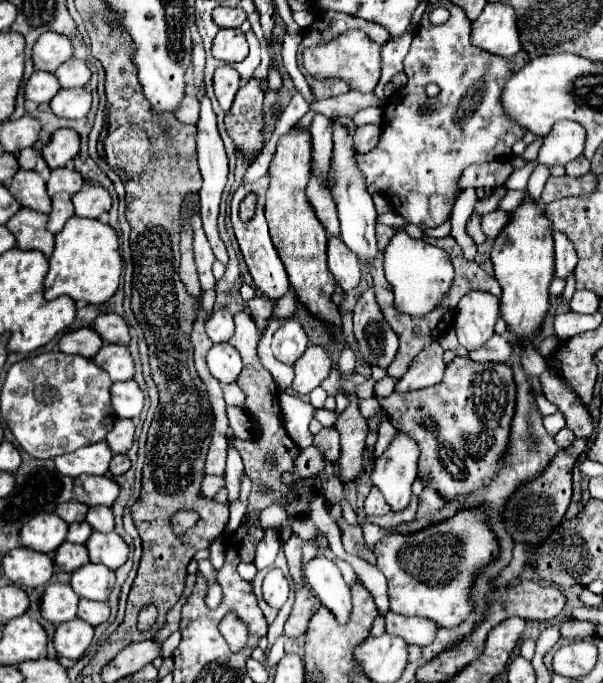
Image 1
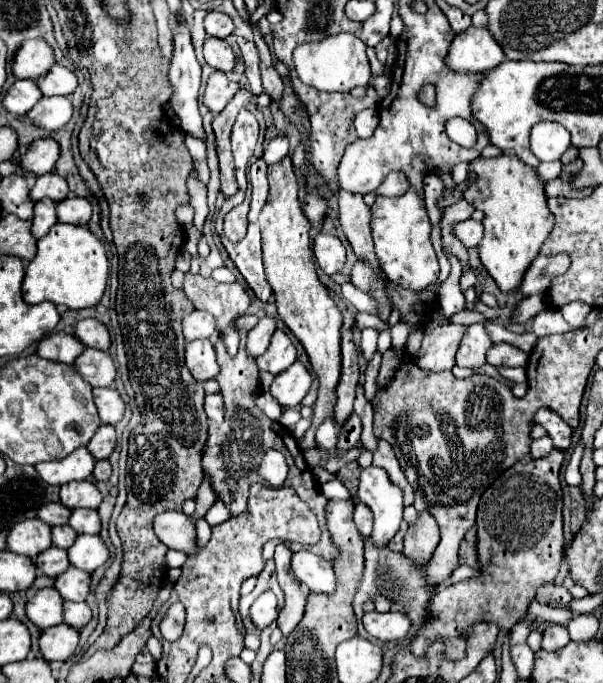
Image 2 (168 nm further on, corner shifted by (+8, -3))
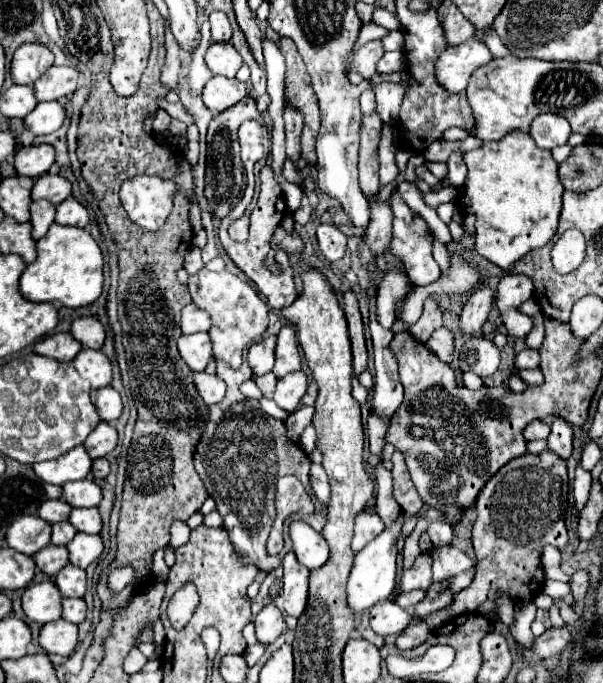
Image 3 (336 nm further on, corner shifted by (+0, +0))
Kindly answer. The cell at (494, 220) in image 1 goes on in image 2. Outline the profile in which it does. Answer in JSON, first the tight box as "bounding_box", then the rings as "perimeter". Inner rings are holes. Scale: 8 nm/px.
{"bounding_box":[454,219,482,249],"perimeter":[[[468,219],[468,221],[464,221],[464,223],[460,223],[460,225],[456,225],[456,229],[454,229],[458,235],[458,239],[470,249],[470,247],[476,247],[478,243],[480,243],[480,239],[482,239],[482,223],[480,221],[474,221],[474,219]]]}

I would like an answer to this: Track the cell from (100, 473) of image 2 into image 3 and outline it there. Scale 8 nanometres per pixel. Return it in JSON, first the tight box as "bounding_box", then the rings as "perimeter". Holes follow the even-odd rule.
{"bounding_box":[92,458,110,480],"perimeter":[[[98,458],[98,460],[94,460],[94,462],[92,462],[92,474],[94,474],[94,478],[96,478],[96,480],[106,478],[106,476],[108,476],[108,472],[110,472],[110,464],[108,464],[108,460],[106,460],[106,458]]]}

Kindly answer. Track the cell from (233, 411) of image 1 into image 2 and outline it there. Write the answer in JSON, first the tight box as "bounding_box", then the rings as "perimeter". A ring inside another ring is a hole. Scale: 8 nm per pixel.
{"bounding_box":[204,393,224,423],"perimeter":[[[218,393],[216,395],[206,395],[204,409],[206,409],[208,419],[212,419],[214,423],[220,423],[224,419],[224,399]]]}

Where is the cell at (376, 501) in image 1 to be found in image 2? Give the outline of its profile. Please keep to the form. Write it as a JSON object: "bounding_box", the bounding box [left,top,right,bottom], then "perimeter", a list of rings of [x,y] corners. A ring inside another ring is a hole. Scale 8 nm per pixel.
{"bounding_box":[354,503,372,537],"perimeter":[[[356,503],[354,507],[354,523],[362,537],[368,537],[372,533],[372,511],[364,503]]]}

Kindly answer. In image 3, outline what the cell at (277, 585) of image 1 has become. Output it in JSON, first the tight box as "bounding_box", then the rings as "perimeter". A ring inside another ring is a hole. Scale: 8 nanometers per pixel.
{"bounding_box":[254,606,288,646],"perimeter":[[[266,606],[254,620],[256,624],[256,638],[260,644],[268,646],[272,644],[280,634],[284,634],[288,628],[286,628],[286,622],[284,622],[284,614],[274,606]]]}

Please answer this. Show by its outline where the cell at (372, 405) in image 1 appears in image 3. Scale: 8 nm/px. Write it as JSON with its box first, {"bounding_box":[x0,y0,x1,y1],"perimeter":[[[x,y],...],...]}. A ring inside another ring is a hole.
{"bounding_box":[392,452,424,514],"perimeter":[[[394,452],[392,462],[394,462],[394,468],[392,468],[392,480],[394,480],[392,496],[394,496],[394,500],[400,504],[400,508],[404,512],[418,514],[422,510],[424,502],[422,502],[422,498],[418,496],[418,492],[416,492],[416,488],[412,484],[412,478],[410,478],[410,472],[406,468],[402,452]]]}

